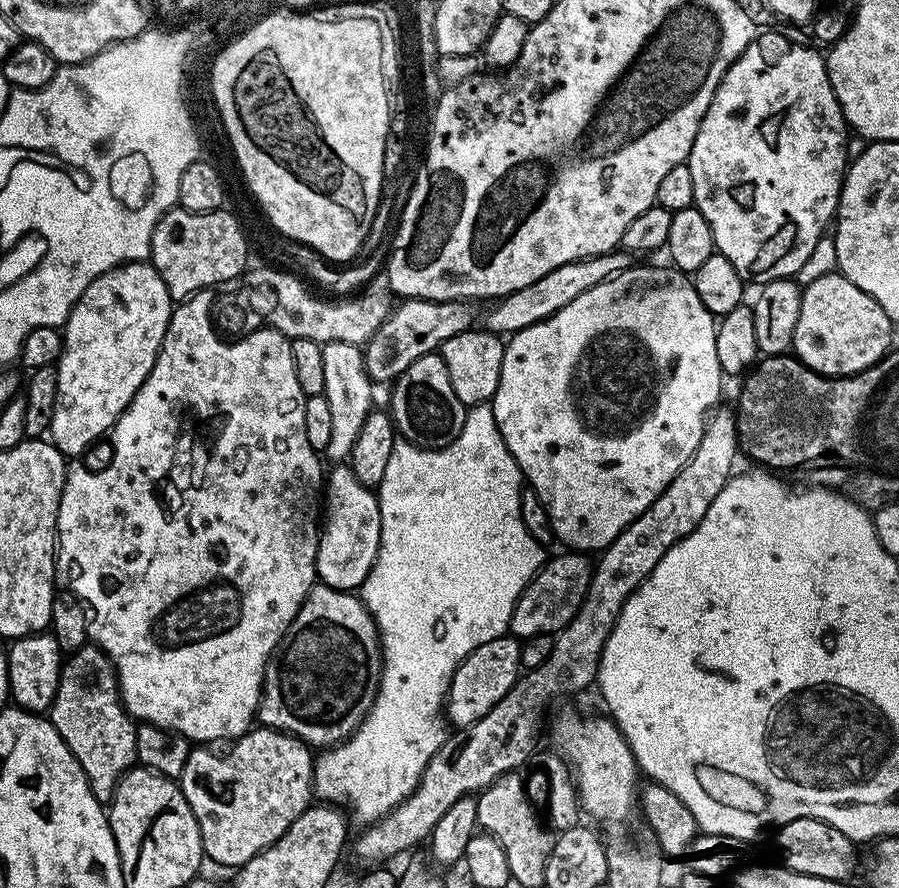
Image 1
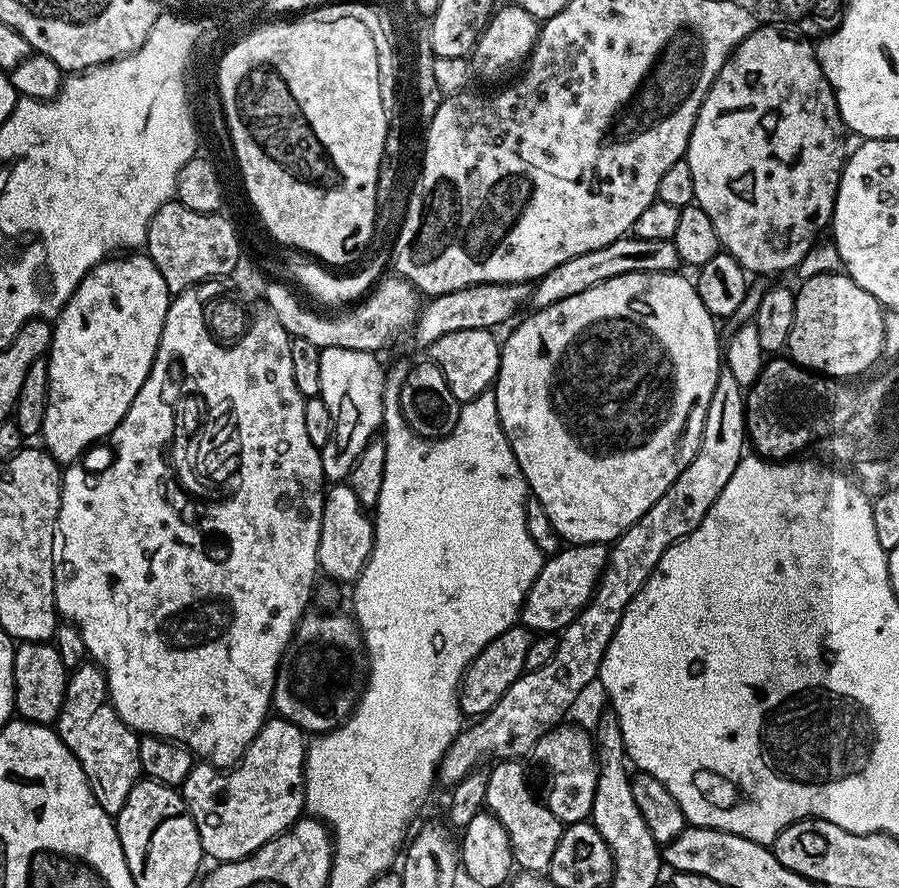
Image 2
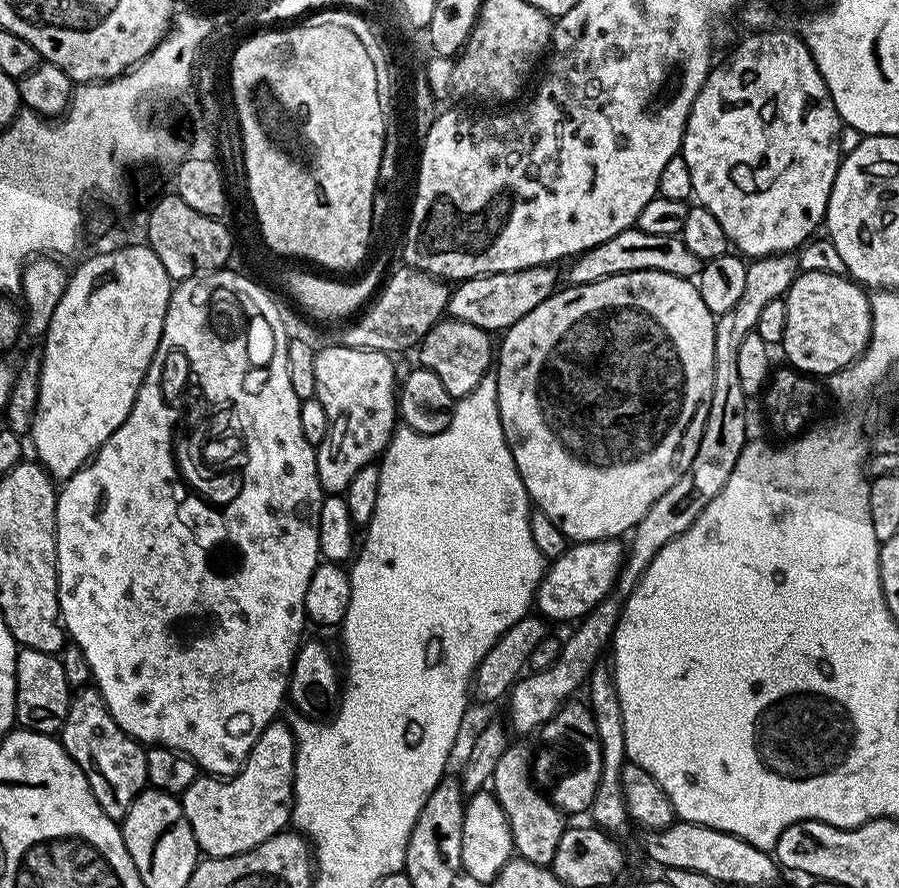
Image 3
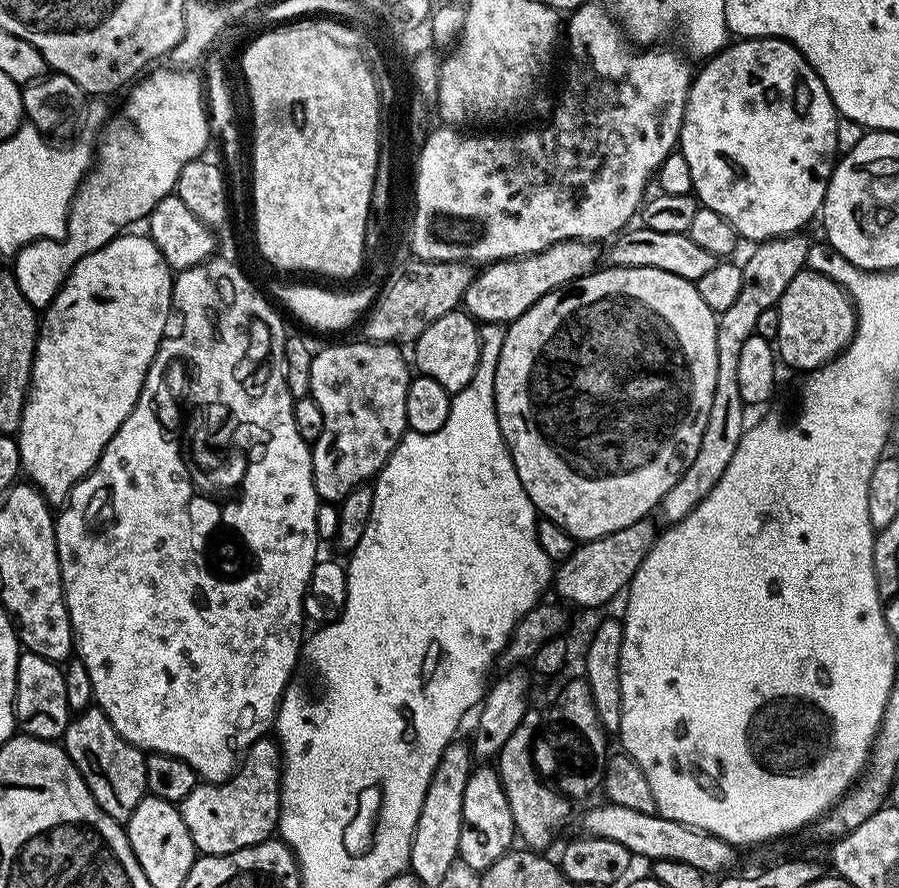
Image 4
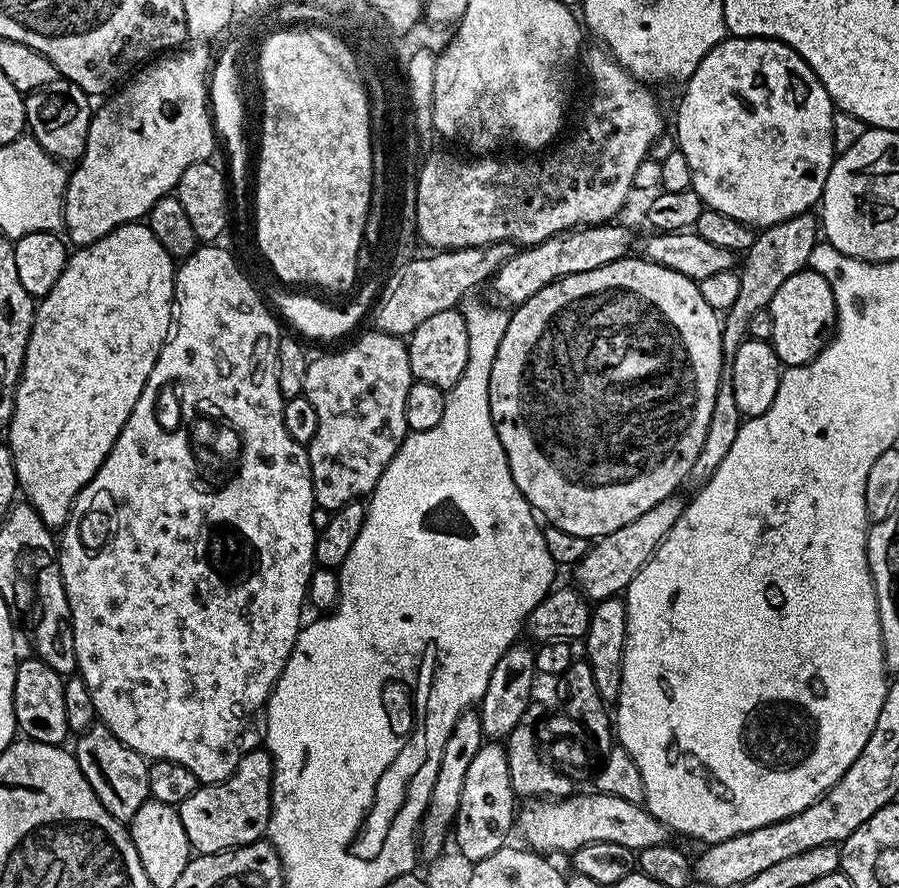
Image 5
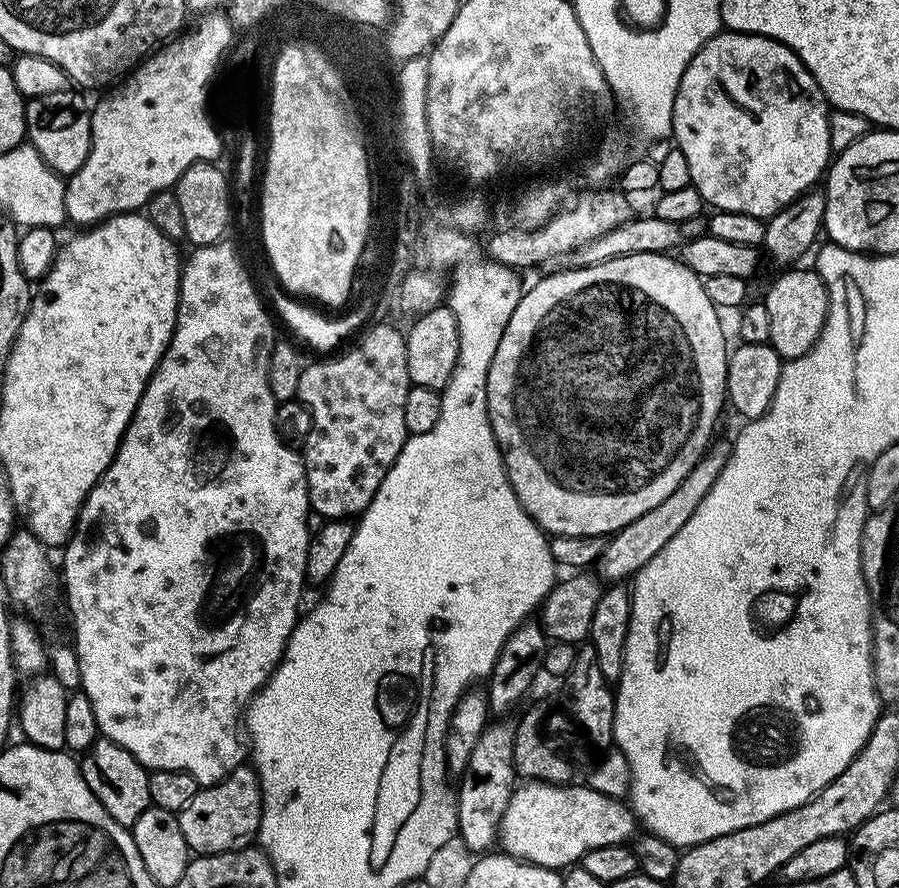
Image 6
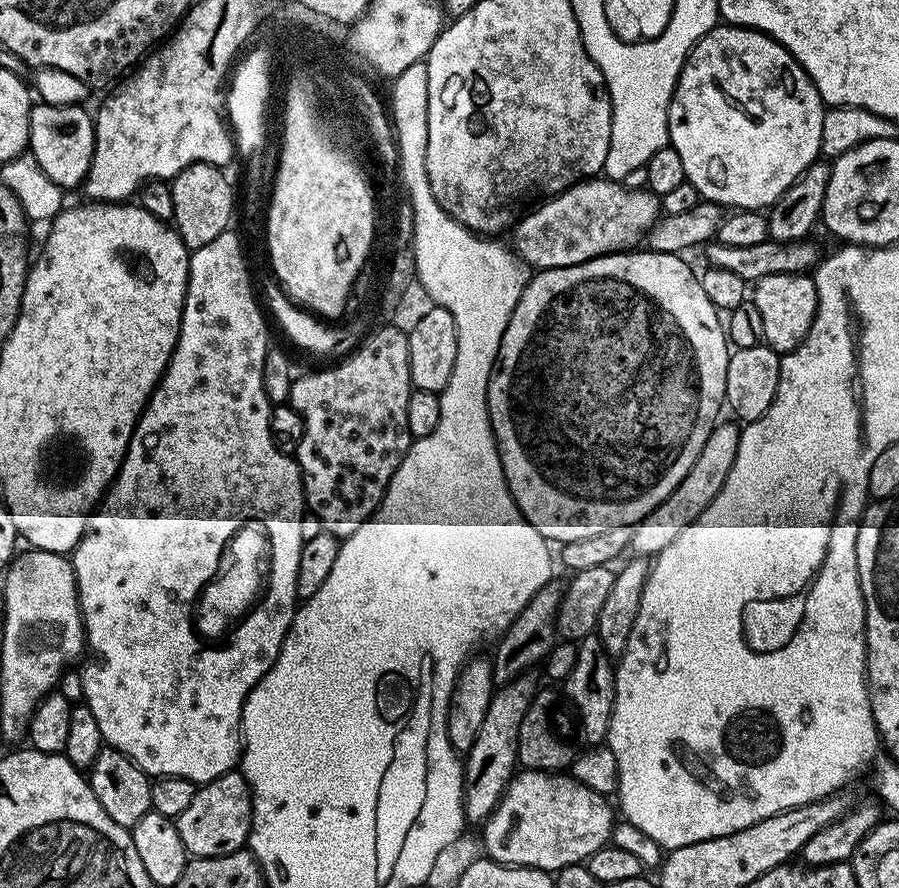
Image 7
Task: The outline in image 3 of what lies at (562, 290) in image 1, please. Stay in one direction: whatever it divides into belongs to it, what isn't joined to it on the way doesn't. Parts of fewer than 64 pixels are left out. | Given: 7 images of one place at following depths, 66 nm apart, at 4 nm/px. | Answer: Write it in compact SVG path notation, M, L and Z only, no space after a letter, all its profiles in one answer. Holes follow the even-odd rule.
M633 226L622 230L622 234L614 234L614 238L580 253L568 266L567 283L574 285L598 282L602 278L627 272L665 272L695 278L700 275L702 262L686 247L686 242L682 242L679 236L646 234L642 229Z

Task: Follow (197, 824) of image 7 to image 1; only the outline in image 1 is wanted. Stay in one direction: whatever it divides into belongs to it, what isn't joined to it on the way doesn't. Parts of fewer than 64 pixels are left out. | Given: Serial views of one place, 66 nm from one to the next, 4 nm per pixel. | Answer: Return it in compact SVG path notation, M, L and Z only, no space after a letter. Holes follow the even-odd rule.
M263 726L253 727L244 736L239 736L225 756L219 756L208 748L211 747L193 747L192 753L186 758L186 770L182 770L178 783L186 802L190 802L190 810L194 810L205 857L232 870L278 842L278 838L286 834L290 822L294 822L294 818L298 818L298 814L313 803L314 752L297 736Z

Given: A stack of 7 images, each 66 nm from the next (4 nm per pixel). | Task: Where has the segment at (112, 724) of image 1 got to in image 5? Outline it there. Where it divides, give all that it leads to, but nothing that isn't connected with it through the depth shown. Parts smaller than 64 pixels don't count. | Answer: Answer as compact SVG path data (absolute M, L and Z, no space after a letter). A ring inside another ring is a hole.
M99 722L91 724L85 732L79 733L75 740L74 755L76 761L86 778L86 782L90 782L90 790L94 790L98 802L115 820L130 822L134 818L134 814L138 814L138 810L142 810L142 806L150 798L148 794L149 761L139 756L130 746L126 746L105 724Z

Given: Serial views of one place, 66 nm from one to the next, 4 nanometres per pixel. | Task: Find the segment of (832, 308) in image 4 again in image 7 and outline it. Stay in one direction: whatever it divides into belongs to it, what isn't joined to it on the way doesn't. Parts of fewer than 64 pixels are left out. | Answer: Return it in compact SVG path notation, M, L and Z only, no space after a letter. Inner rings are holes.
M803 272L770 274L770 278L755 281L750 292L750 303L758 306L758 314L762 317L764 343L781 354L793 352L799 344L803 344L816 317L818 306L816 281L811 275Z

